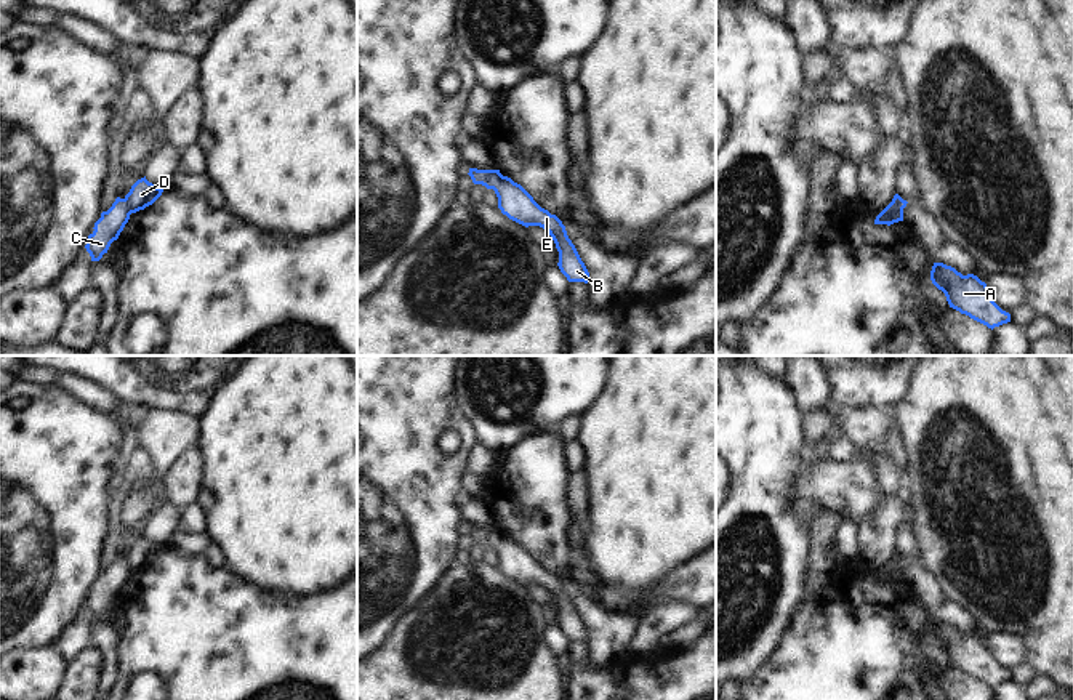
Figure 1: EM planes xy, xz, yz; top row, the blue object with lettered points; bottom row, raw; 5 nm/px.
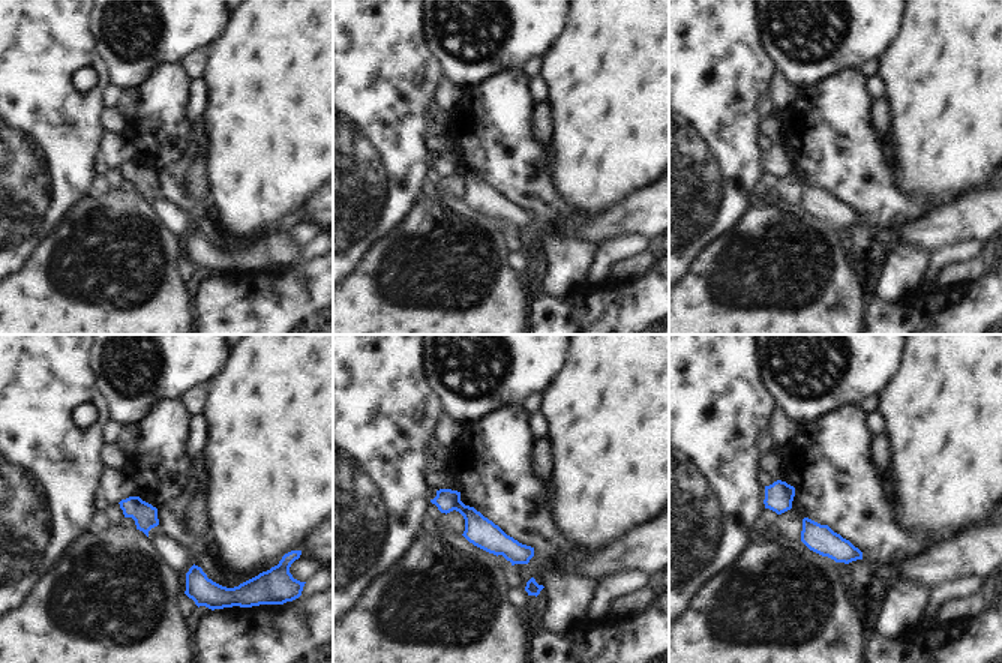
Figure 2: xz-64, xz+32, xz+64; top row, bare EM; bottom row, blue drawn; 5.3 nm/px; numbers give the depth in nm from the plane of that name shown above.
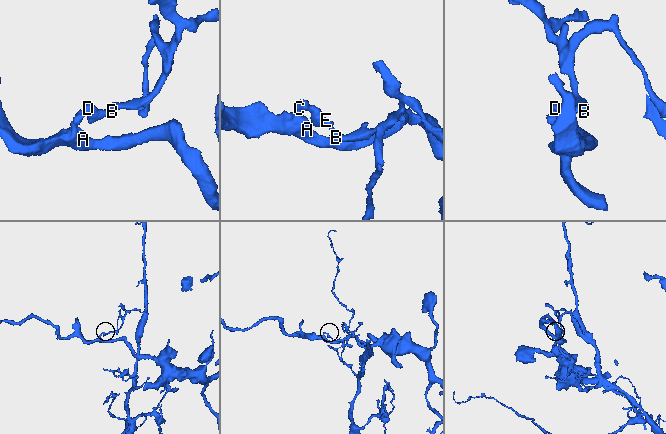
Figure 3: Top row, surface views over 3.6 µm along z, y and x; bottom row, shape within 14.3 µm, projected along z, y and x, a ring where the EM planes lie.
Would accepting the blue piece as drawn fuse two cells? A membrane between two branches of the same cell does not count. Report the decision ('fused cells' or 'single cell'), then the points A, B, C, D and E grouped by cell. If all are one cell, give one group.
fused cells | A C / B D E

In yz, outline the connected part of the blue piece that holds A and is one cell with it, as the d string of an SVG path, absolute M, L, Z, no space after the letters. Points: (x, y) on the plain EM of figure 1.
M934 622L932 642L946 655L950 666L969 674L988 687L1011 681L1011 673L1003 670L988 652L988 646L977 634L962 634L954 626Z

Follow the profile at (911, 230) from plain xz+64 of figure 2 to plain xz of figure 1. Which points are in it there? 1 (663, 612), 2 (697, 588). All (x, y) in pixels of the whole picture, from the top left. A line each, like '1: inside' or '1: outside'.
1: outside
2: inside

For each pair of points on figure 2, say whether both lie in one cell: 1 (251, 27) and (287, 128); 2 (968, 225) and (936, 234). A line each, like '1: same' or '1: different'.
1: same
2: same

